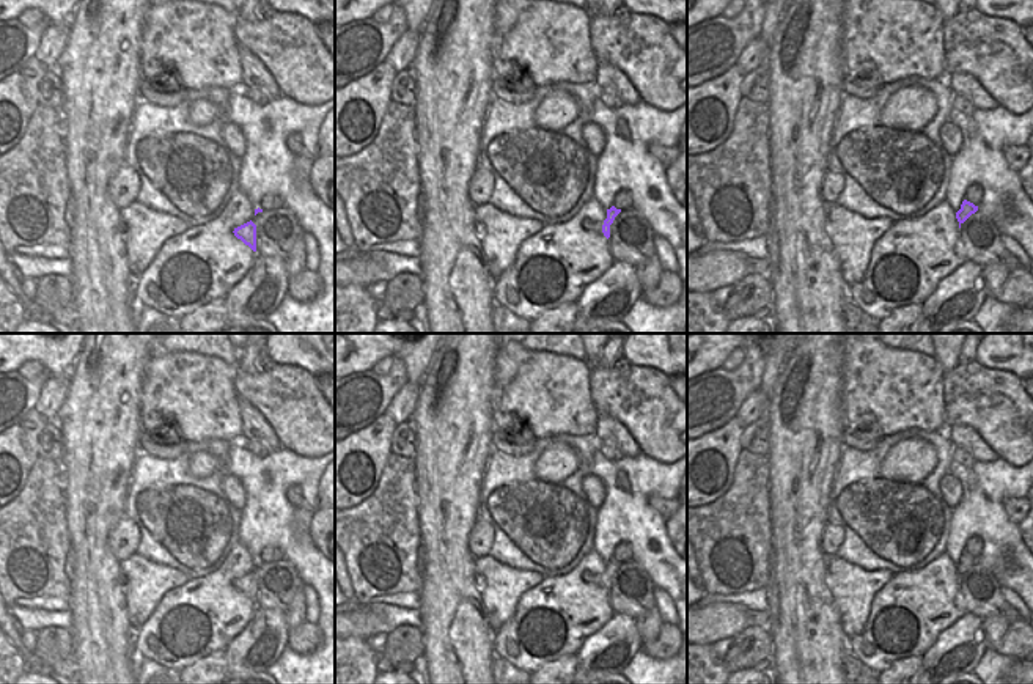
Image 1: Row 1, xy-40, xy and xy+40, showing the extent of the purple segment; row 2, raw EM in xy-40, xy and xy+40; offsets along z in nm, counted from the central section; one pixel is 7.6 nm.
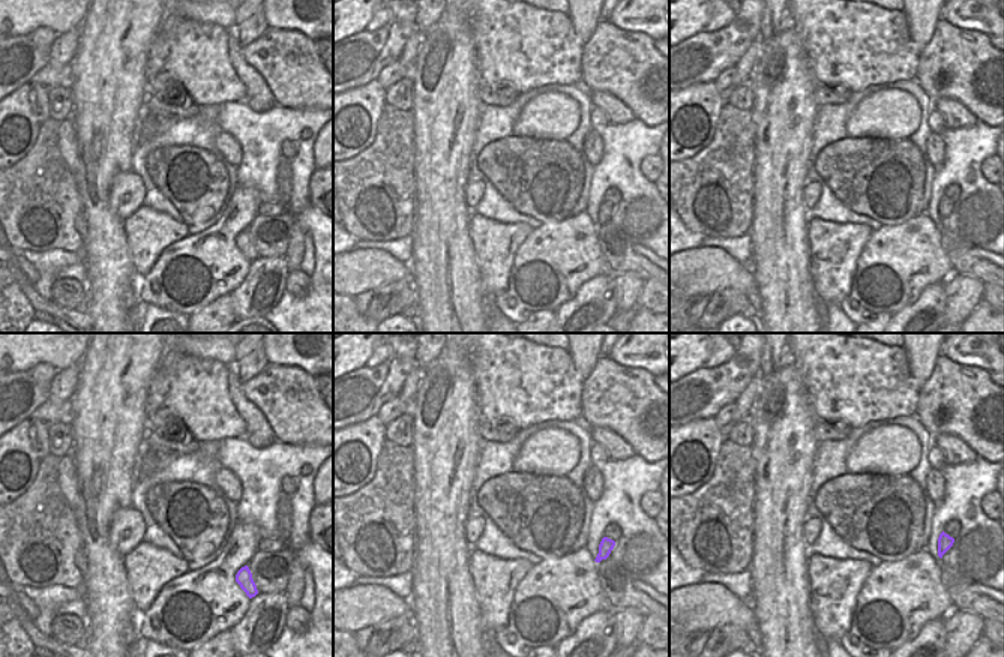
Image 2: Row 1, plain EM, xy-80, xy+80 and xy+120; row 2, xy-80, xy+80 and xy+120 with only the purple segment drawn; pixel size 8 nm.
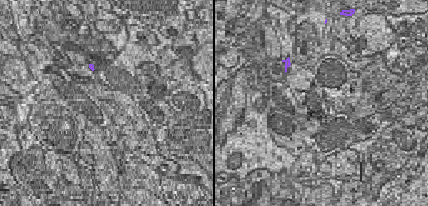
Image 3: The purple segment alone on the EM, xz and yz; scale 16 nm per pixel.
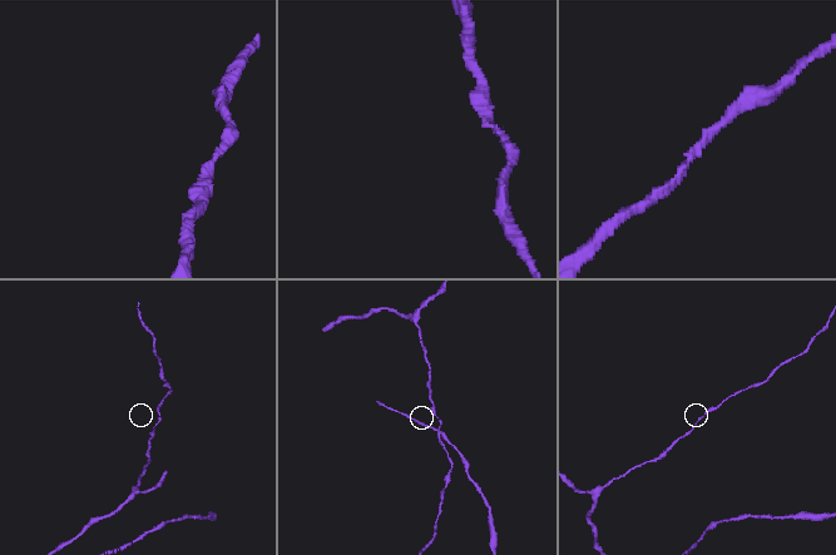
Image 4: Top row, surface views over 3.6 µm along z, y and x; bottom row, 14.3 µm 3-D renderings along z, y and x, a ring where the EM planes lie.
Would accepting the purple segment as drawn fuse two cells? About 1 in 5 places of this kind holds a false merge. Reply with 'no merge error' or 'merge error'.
no merge error

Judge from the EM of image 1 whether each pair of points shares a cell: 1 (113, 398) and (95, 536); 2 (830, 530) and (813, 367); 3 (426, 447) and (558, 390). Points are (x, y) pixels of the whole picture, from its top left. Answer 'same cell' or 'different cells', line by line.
1: same cell
2: different cells
3: different cells

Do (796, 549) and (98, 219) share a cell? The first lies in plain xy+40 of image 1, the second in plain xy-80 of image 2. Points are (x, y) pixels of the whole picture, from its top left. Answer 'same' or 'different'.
same

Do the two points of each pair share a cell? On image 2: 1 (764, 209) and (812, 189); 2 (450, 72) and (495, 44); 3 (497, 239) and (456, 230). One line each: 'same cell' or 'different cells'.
1: different cells
2: different cells
3: different cells

